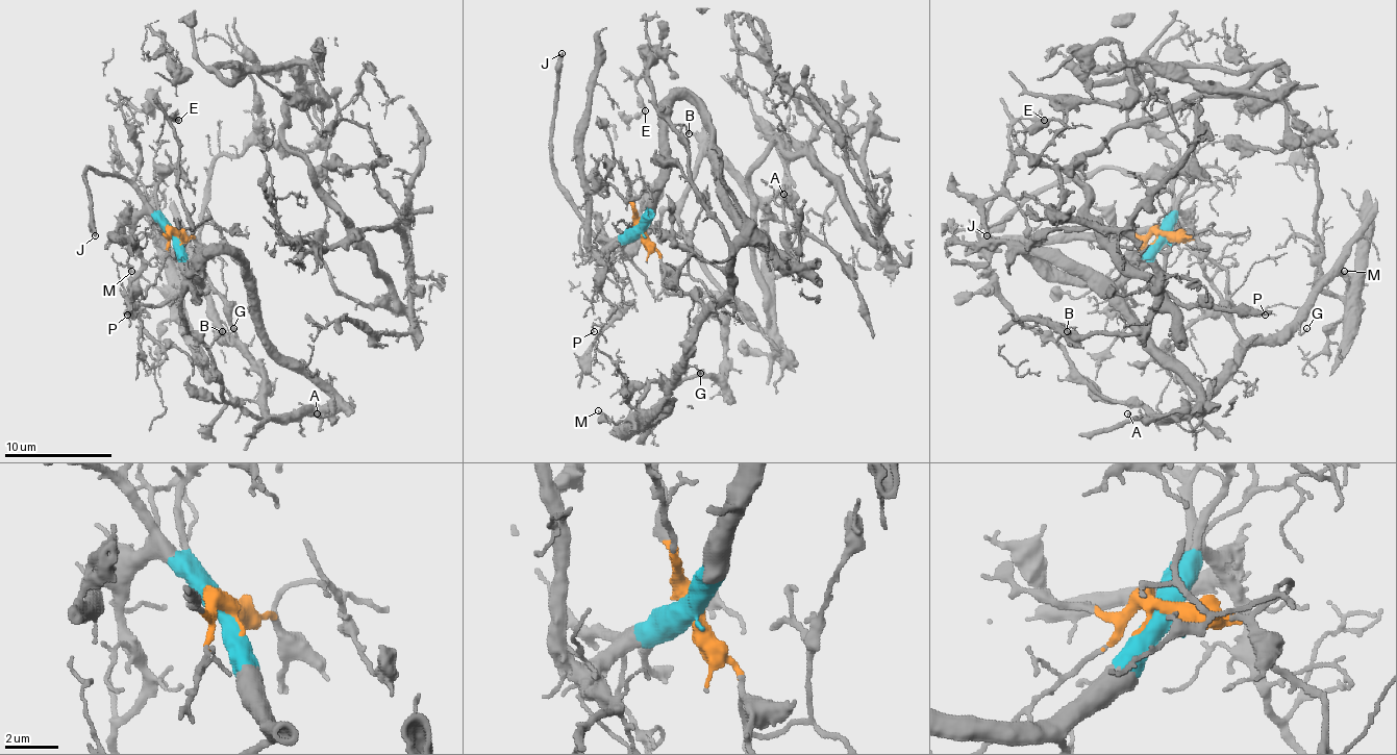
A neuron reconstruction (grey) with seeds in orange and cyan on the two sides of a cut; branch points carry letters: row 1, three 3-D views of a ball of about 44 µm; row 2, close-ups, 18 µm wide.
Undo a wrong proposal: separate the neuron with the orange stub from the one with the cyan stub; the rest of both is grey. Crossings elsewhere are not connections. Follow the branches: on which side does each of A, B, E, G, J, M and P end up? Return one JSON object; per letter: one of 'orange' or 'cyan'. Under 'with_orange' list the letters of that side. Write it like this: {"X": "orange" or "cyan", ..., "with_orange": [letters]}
{"A": "orange", "B": "orange", "E": "orange", "G": "orange", "J": "cyan", "M": "orange", "P": "cyan", "with_orange": ["A", "B", "E", "G", "M"]}

